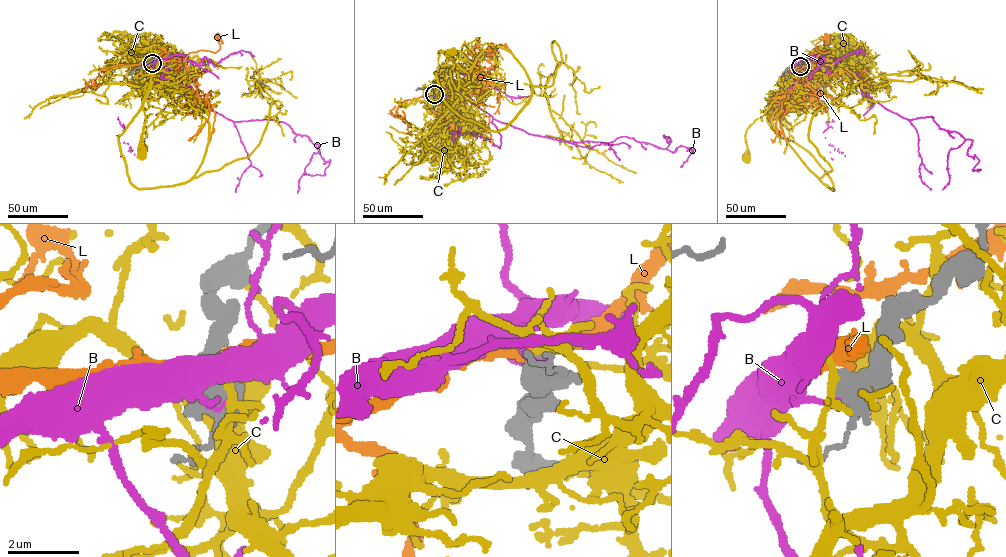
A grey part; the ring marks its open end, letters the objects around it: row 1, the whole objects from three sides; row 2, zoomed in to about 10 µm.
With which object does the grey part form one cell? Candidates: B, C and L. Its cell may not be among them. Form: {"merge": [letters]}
{"merge": []}

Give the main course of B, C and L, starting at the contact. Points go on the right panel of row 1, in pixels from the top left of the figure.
B: (800, 65), (835, 58), (884, 108), (908, 120), (933, 116), (972, 140), (967, 153), (980, 169)
C: (800, 65), (799, 74), (769, 111), (746, 131), (746, 158)
L: (800, 65), (807, 62), (816, 65), (817, 57), (829, 51), (822, 53), (815, 47), (826, 37)

